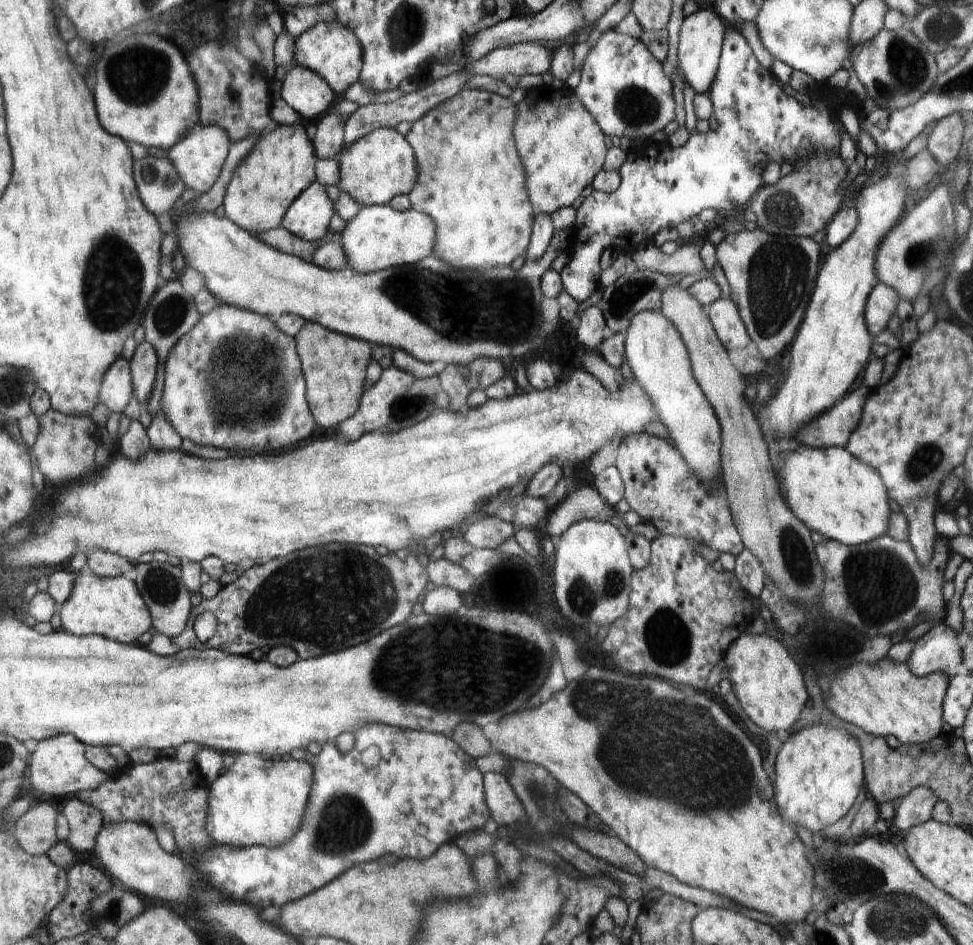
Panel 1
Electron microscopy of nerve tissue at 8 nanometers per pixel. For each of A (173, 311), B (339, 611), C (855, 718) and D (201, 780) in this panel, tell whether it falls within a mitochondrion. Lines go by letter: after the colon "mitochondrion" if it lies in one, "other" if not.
A: mitochondrion
B: mitochondrion
C: other
D: other

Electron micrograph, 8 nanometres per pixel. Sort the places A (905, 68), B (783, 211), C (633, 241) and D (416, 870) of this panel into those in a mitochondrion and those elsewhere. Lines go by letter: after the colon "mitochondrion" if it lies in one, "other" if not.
A: mitochondrion
B: mitochondrion
C: other
D: other

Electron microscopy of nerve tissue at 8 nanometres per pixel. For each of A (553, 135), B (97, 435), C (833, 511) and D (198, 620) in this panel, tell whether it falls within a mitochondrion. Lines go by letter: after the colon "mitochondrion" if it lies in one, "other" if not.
A: other
B: other
C: other
D: other

